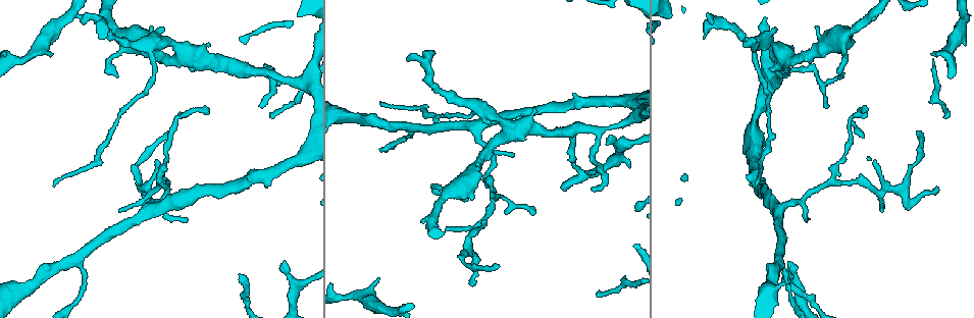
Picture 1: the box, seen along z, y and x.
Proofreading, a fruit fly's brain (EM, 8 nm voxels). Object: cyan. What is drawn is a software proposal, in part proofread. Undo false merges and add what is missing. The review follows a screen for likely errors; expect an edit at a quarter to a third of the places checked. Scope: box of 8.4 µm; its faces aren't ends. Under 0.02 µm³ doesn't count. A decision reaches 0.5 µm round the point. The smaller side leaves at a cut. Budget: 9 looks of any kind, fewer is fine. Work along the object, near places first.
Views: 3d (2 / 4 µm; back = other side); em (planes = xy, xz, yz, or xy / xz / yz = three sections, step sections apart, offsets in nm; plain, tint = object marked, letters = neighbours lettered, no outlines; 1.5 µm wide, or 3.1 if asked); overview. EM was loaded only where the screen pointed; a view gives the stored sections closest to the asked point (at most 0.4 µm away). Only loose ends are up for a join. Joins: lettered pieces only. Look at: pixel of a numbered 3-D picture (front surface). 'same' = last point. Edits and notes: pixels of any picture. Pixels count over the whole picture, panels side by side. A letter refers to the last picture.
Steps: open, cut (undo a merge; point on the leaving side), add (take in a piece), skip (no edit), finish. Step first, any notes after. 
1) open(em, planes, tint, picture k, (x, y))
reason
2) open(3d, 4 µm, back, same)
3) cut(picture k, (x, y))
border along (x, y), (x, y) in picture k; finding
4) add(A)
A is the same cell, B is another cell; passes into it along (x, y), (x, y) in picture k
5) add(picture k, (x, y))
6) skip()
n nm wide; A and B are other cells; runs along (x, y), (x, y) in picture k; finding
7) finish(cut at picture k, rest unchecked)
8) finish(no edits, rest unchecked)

open(3d, 2 µm, picture 1, (378, 277))
an open end

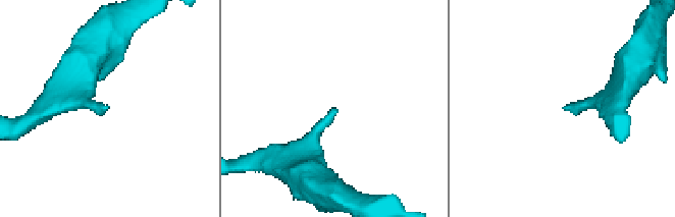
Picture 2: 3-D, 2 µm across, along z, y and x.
open(em, 3.1 µm, xy, step 16, letters, picture 2, (567, 104))

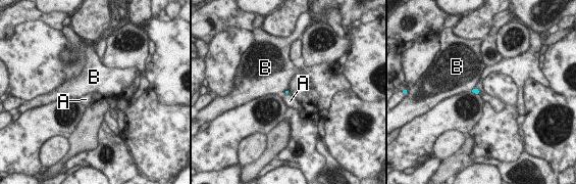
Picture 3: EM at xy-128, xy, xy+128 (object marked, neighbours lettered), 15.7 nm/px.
skip()
A and B are other cells; border along (474, 87), (471, 90) in picture 3; none of them fits

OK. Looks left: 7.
open(em, planes, letters, picture 1, (207, 113))
end of a long branch

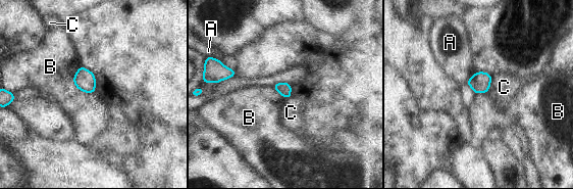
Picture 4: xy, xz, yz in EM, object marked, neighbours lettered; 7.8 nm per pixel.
skip()
A, B and C are other cells; border along (79, 65), (73, 84), (94, 93) in picture 4; none of them fits

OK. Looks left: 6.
open(em, planes, tint, picture 1, (474, 283))
branch stops here

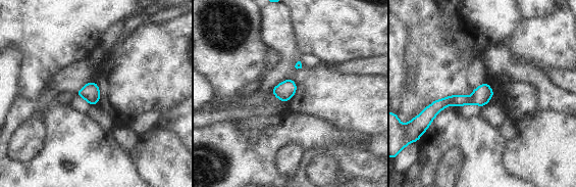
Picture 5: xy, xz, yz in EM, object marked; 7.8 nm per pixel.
open(em, planes, letters, same)

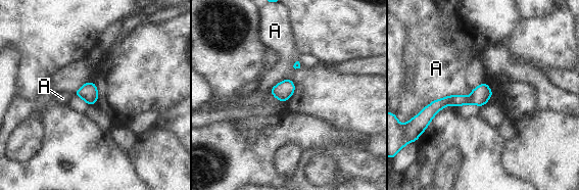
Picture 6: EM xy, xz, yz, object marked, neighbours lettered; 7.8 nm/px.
skip()
A is another cell; runs along (489, 92), (446, 100), (428, 114) in picture 6; none of them fits

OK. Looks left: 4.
open(3d, 2 µm, picture 1, (101, 39))
an open end

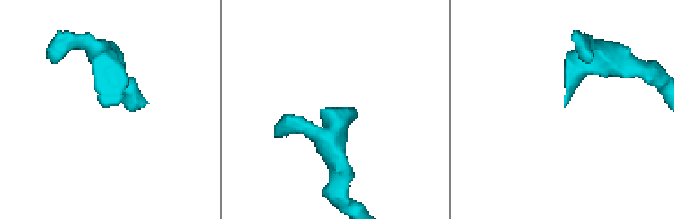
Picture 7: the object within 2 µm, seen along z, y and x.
open(em, xz, step 8, tint, picture 7, (331, 108))
now the EM

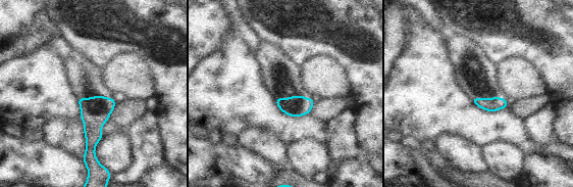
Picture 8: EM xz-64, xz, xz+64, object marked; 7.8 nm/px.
open(em, planes, letters, same)
cut it another way

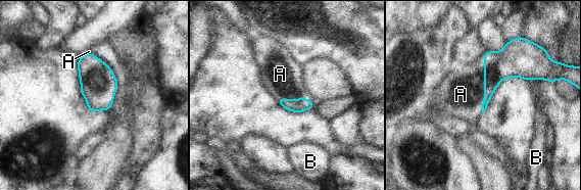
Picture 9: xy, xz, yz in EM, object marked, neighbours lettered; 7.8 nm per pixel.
add(picture 9, (461, 94))
A touches over 480 nm; A is the same cell, B is another cell; it goes on there

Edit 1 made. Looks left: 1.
finish(add at picture 9, rest unchecked)

